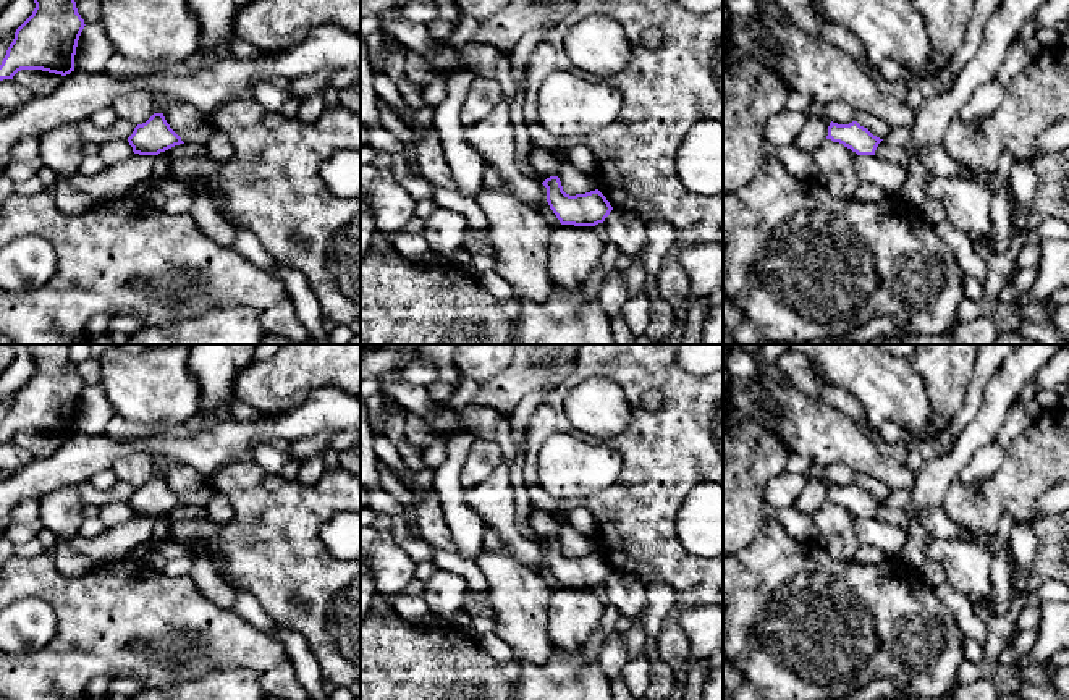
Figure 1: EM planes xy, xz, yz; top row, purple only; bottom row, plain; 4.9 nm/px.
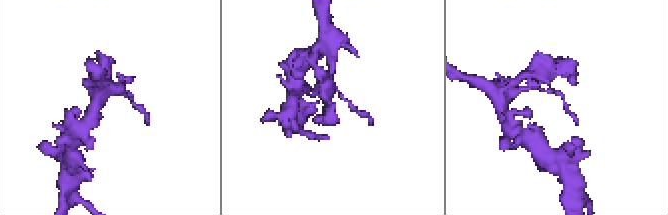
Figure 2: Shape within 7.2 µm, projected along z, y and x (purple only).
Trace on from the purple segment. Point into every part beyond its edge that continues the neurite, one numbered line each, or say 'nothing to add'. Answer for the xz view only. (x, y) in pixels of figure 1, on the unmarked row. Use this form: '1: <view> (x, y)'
nothing to add

